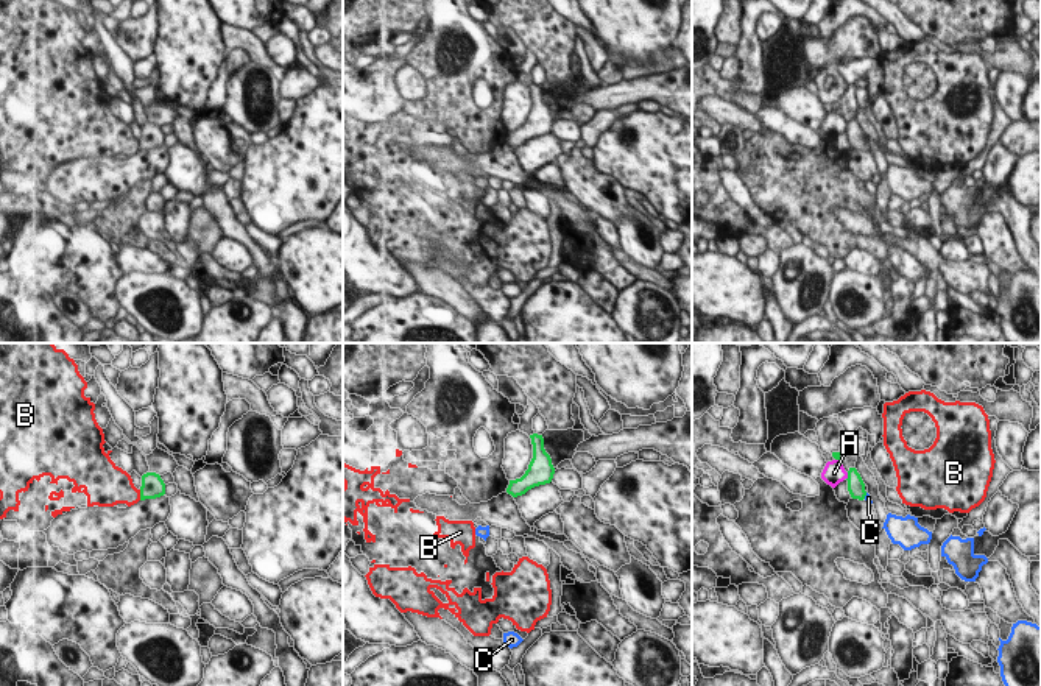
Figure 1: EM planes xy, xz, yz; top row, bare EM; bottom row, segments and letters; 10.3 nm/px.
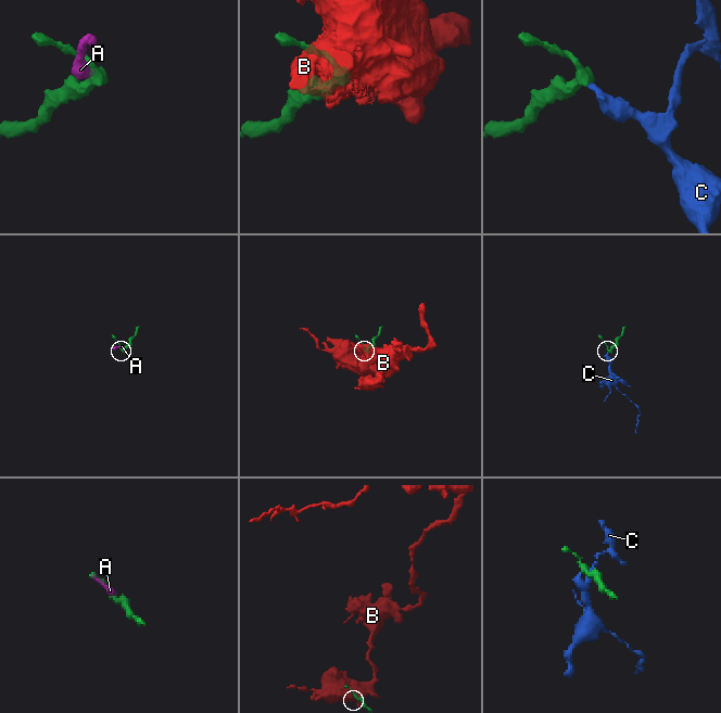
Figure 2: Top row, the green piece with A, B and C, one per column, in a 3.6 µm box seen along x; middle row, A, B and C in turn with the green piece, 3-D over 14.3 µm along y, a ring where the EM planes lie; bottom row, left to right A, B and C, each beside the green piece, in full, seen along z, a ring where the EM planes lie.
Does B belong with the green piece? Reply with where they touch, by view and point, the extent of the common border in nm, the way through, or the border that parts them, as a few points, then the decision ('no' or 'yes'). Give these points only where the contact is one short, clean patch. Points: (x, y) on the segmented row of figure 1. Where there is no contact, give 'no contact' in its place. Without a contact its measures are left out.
xy (141, 495) | 110 nm | along xy (139, 490), (141, 499) | no

